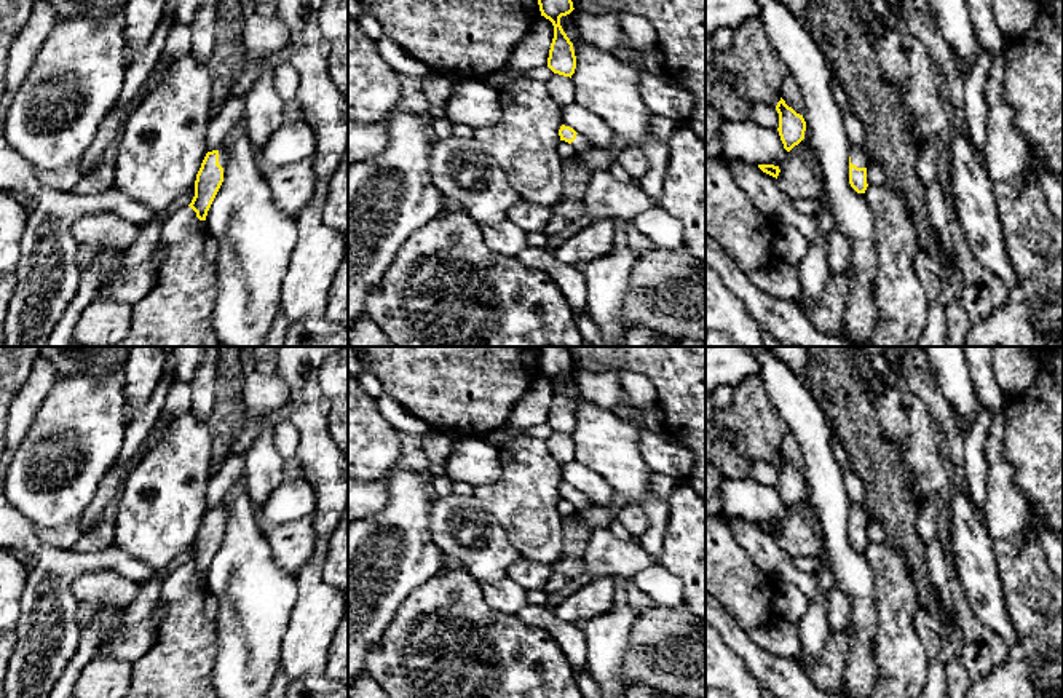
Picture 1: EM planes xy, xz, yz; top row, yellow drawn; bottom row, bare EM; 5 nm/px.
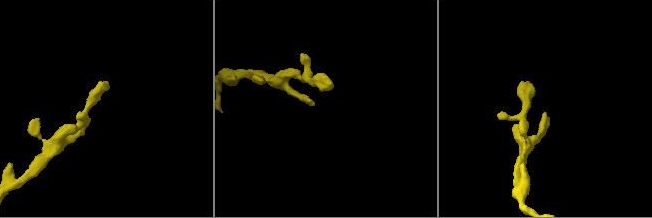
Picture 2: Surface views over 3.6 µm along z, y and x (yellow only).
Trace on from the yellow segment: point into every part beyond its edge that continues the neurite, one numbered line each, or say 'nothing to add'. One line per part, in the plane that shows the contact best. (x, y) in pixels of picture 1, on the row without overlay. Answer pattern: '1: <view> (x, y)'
1: yz (859, 515)

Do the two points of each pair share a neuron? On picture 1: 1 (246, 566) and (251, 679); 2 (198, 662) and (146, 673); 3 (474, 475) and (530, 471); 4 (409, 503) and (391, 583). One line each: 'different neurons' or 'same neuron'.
1: same neuron
2: same neuron
3: different neurons
4: same neuron

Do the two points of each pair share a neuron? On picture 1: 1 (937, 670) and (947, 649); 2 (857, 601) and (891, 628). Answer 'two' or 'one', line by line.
1: one
2: two

